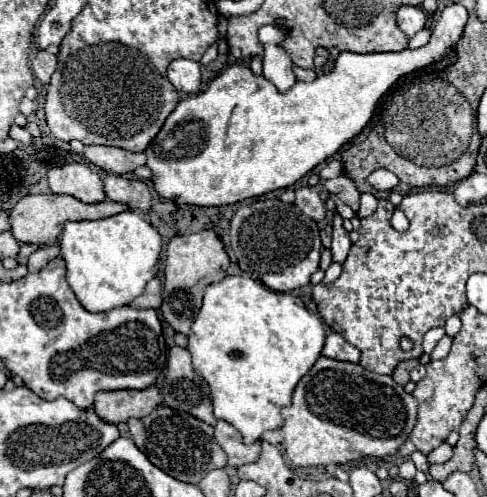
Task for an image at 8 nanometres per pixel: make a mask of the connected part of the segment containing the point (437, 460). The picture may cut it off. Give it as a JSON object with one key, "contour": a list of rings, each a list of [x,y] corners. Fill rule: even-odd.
{"contour":[[[443,442],[443,444],[437,446],[433,452],[427,454],[427,462],[429,462],[429,464],[443,464],[443,462],[447,462],[451,456],[453,456],[453,448],[451,448],[447,442]]]}

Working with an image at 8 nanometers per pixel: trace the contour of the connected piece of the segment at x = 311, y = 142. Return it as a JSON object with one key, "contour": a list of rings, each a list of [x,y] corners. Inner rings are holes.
{"contour":[[[409,48],[385,54],[343,52],[329,74],[317,76],[317,80],[309,84],[297,82],[289,92],[281,94],[263,76],[253,76],[249,66],[233,64],[225,68],[205,92],[183,98],[165,120],[161,132],[147,146],[145,166],[153,172],[153,188],[167,200],[195,206],[235,204],[245,198],[289,188],[319,162],[333,156],[345,142],[355,138],[371,120],[379,98],[397,78],[409,72],[413,72],[413,50]]]}

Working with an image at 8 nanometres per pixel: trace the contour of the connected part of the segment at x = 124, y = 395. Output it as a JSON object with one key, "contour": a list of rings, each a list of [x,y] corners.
{"contour":[[[149,386],[147,390],[99,392],[95,396],[95,414],[109,424],[119,424],[129,418],[145,418],[159,404],[161,392],[157,386]]]}

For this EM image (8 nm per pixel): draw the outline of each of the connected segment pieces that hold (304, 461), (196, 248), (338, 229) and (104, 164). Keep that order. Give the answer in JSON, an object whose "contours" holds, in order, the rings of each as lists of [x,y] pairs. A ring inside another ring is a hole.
{"contours":[[[[321,356],[315,366],[299,380],[291,406],[281,410],[285,424],[281,428],[285,436],[285,452],[293,466],[329,466],[349,464],[365,456],[391,456],[409,438],[417,420],[417,400],[407,394],[391,376],[381,376],[361,368],[359,364],[339,362]]],[[[203,230],[189,236],[175,236],[167,244],[165,260],[165,282],[163,282],[163,304],[161,316],[175,330],[185,336],[191,332],[191,324],[201,308],[203,292],[209,284],[221,282],[229,266],[229,256],[223,250],[223,242],[213,230]]],[[[335,212],[335,214],[333,214],[333,244],[331,244],[333,262],[339,262],[339,264],[345,262],[349,248],[351,248],[349,232],[345,232],[345,228],[343,228],[343,218]]],[[[85,146],[85,160],[95,164],[97,168],[113,174],[129,174],[137,166],[145,164],[145,154],[127,152],[123,148],[111,148],[111,146]]]]}

